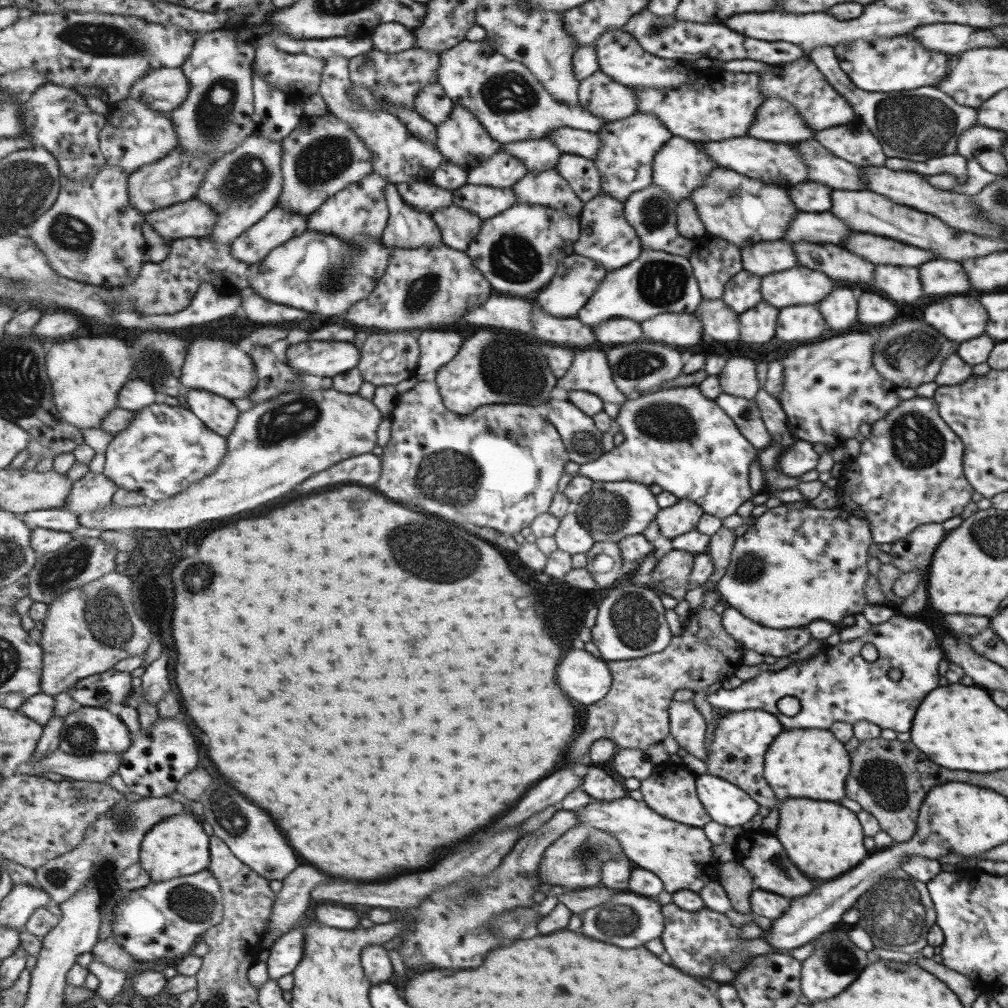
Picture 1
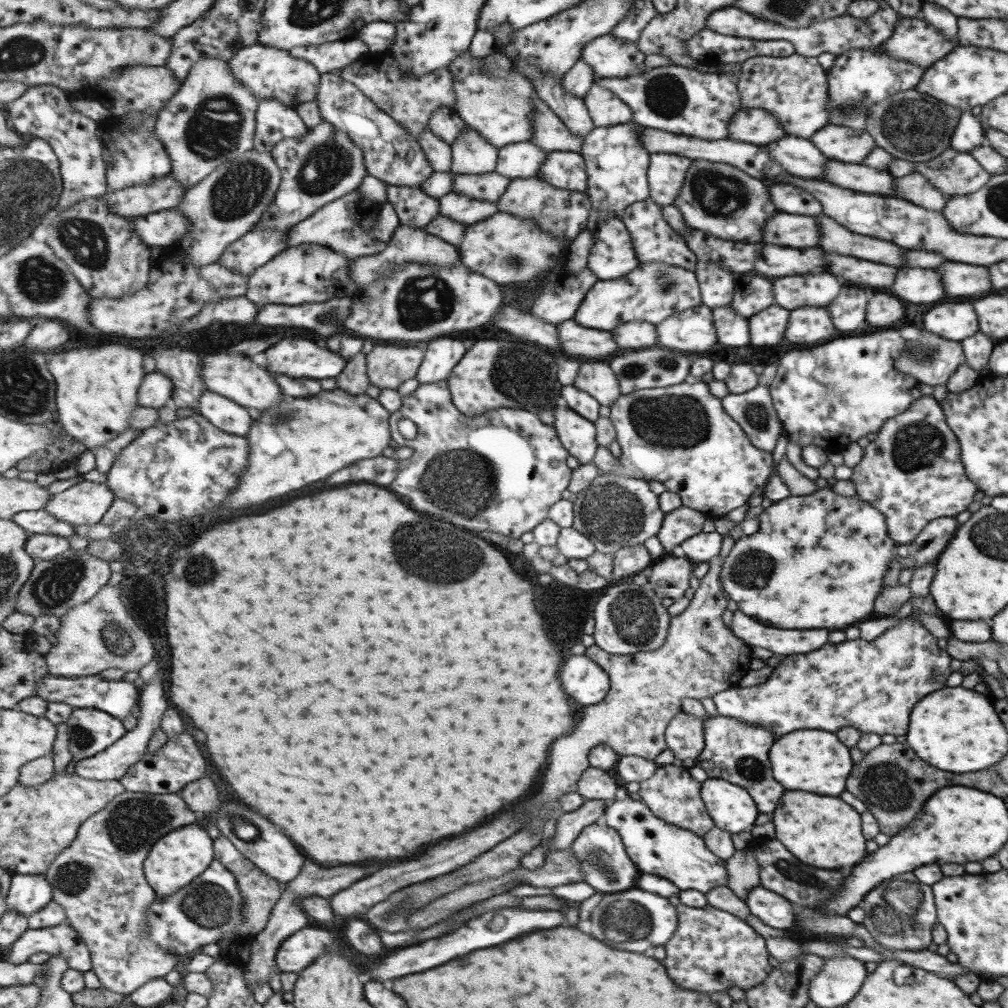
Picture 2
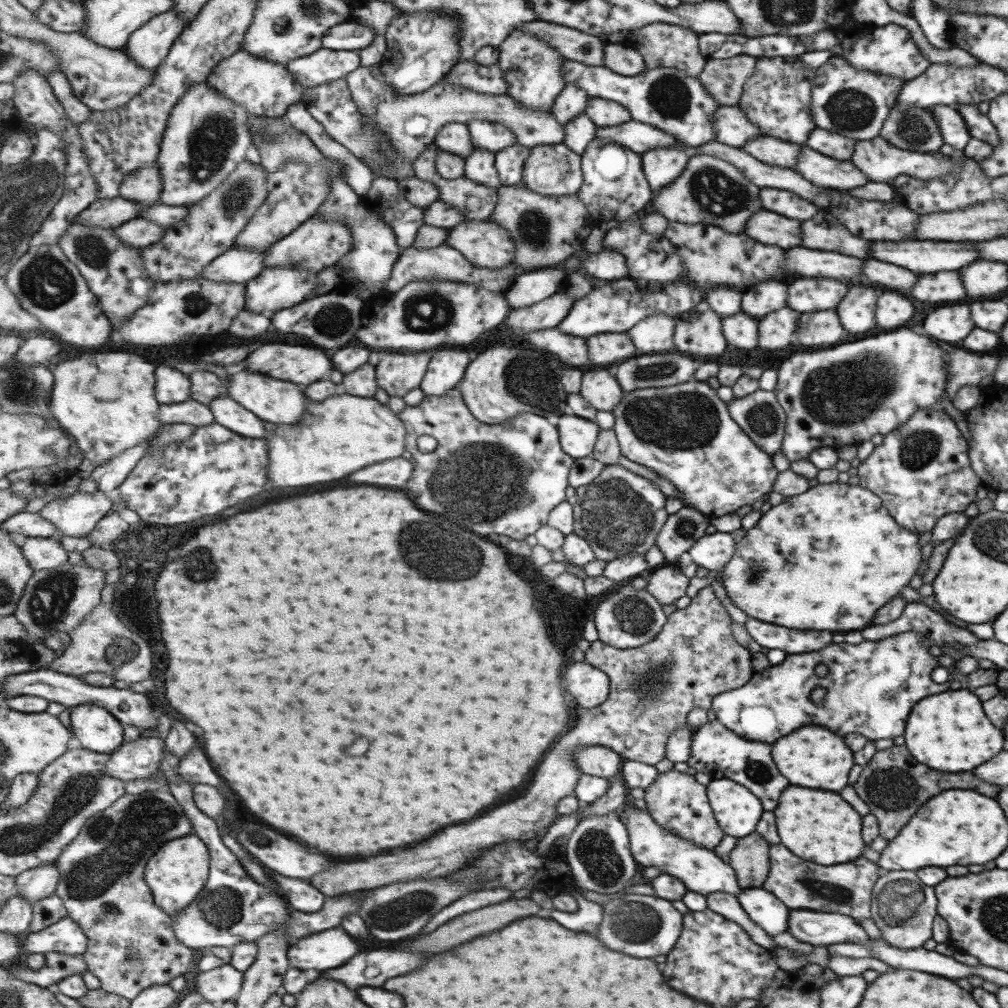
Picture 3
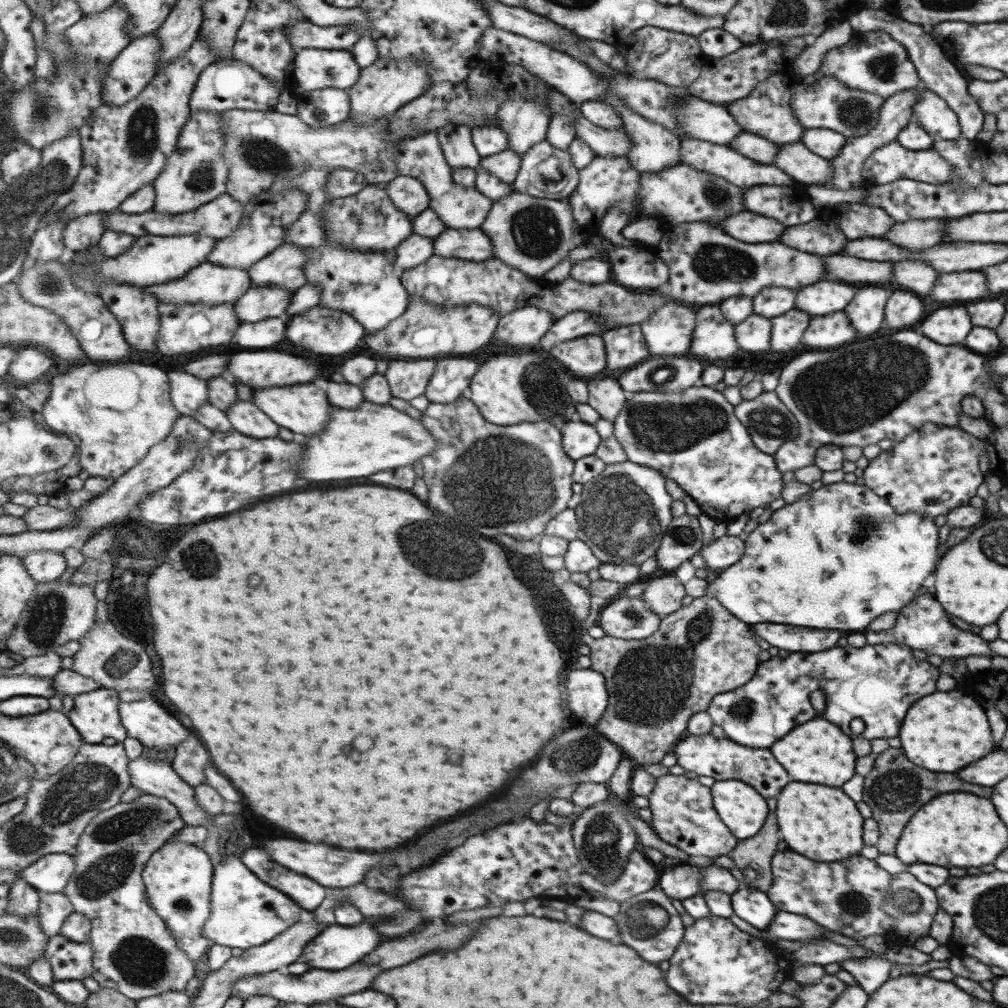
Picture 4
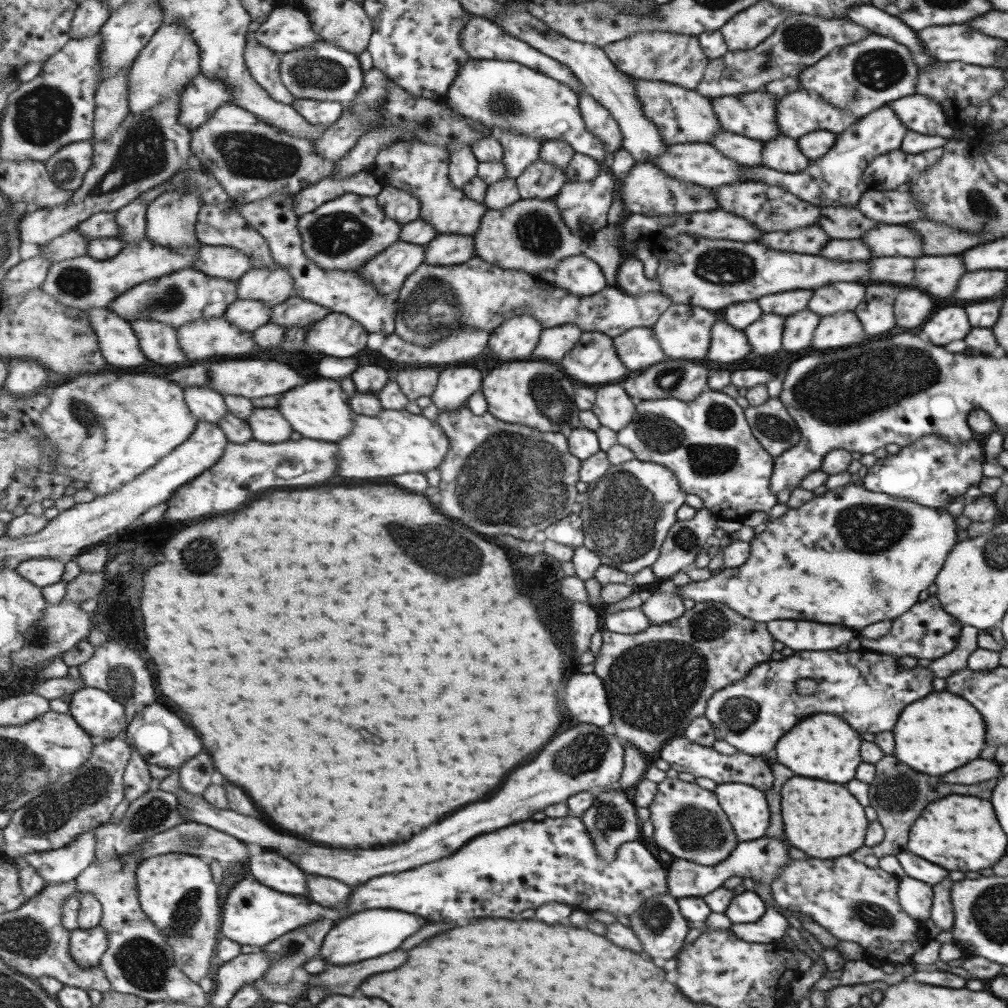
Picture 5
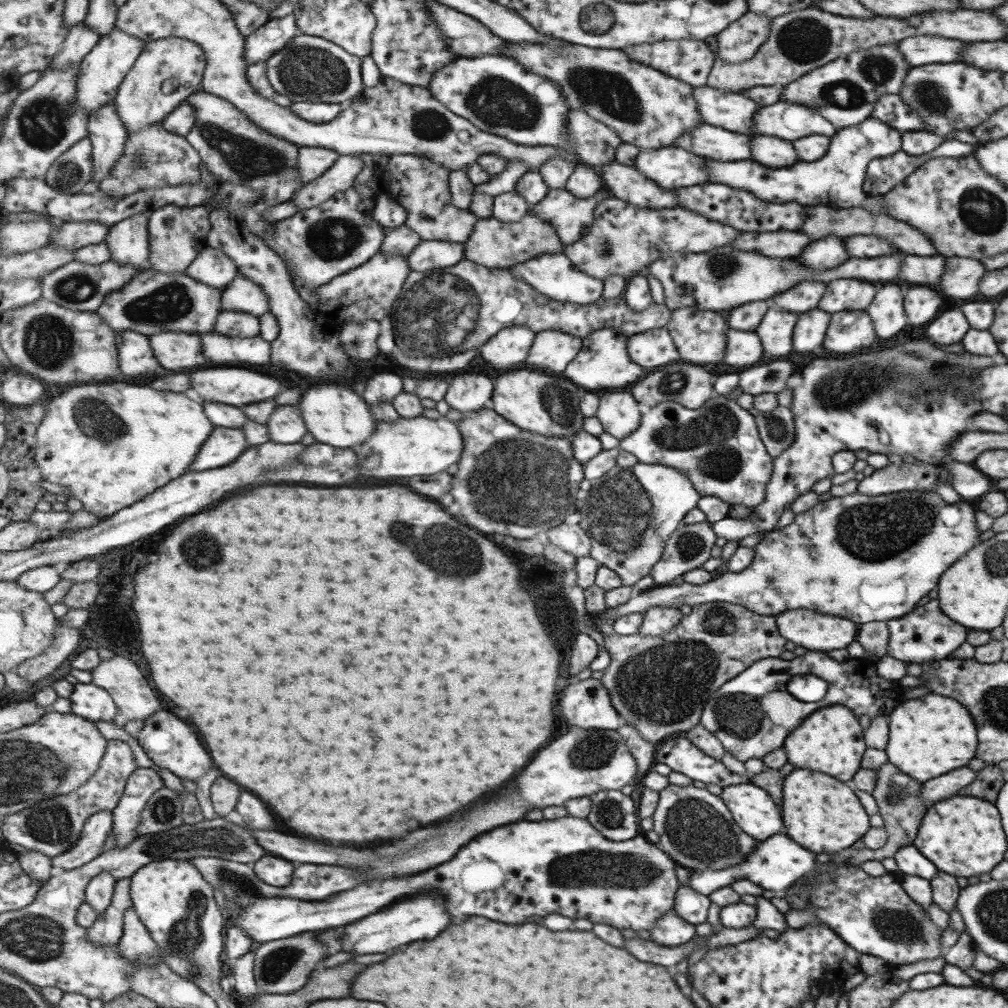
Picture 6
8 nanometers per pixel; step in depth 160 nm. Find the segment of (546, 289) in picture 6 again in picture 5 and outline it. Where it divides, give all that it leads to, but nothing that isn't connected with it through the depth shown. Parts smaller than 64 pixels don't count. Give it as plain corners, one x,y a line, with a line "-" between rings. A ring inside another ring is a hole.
575,255
537,276
556,288
564,288
575,296
591,296
607,288
601,266
588,256

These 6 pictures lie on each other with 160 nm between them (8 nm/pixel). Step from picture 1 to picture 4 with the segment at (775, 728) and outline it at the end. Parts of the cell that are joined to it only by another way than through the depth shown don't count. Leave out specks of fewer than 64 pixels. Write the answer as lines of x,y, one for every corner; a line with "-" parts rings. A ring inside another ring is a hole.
710,733
697,736
686,735
679,739
674,748
679,766
685,771
695,772
699,776
709,776
715,781
740,780
745,784
752,785
763,798
777,796
779,790
793,782
789,780
789,774
773,760
771,752
767,748
749,748
737,744
727,737
717,739

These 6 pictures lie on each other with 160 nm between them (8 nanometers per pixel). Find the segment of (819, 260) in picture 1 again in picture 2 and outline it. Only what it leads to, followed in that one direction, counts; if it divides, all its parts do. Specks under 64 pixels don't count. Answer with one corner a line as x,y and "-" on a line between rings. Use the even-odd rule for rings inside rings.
827,254
827,270
833,276
841,276
849,282
859,282
865,286
877,286
885,288
893,284
897,268
885,266
885,264
873,264
869,260
855,260
847,256
837,256
837,254

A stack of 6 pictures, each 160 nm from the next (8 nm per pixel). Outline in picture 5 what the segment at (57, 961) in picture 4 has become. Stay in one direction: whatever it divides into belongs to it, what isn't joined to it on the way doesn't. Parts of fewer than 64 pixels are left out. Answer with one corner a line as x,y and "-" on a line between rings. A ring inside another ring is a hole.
103,926
89,930
75,930
72,932
72,956
80,962
81,968
93,968
100,964
100,960
109,949
107,930

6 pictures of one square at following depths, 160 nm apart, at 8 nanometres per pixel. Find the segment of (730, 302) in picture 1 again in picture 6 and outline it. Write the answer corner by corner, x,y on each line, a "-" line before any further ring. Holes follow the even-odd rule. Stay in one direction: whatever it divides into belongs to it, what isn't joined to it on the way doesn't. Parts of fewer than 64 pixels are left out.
801,282
789,288
787,292
773,295
765,302
768,308
789,310
789,312
807,312
815,308
823,292
825,292
825,282

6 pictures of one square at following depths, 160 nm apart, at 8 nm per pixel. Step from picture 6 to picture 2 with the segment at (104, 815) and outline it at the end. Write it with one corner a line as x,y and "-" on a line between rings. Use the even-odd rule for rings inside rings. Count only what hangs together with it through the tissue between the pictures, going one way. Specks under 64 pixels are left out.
14,874
8,910
29,918
54,900
54,888
42,874

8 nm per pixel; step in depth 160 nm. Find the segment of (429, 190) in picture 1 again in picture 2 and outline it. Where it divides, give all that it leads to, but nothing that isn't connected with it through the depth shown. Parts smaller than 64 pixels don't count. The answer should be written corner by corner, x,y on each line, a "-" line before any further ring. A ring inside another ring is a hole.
389,185
387,190
400,225
426,228
440,215
440,198
429,196
419,187

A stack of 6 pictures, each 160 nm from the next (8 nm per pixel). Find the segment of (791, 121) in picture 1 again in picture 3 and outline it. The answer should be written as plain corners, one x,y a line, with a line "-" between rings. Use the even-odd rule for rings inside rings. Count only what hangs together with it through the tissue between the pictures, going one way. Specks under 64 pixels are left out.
720,105
713,114
713,128
717,128
715,140
721,144
733,144
735,148
741,148
747,140
761,136
761,132
743,114
745,113
737,105

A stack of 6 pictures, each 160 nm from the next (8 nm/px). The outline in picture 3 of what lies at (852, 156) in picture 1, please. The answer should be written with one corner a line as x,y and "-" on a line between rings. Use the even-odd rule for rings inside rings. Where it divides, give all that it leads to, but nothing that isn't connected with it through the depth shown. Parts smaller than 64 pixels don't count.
813,128
807,138
807,148
820,152
823,156
835,158
835,160
850,160
854,149
855,140
845,138
835,132
829,132
822,128

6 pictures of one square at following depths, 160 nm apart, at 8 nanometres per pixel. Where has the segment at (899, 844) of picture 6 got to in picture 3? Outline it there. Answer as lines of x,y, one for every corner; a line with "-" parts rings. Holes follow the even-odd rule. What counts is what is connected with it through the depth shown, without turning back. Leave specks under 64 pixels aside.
891,745
885,750
875,751
871,760
861,769
861,776
857,778
853,788
857,796
867,805
868,813
875,816
878,835
886,841
891,840
901,830
901,827
911,818
911,814
915,812
915,808
919,808
937,792
949,788
969,788
989,798
995,798
995,794
999,792
997,786
977,780
971,772
957,772
957,774
933,772
931,768
915,762
913,756
905,750
905,746
899,745

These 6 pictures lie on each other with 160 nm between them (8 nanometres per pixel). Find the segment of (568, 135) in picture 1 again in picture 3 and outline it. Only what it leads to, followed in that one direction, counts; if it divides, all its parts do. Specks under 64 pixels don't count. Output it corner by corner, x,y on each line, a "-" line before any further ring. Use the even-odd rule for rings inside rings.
361,66
353,71
347,78
348,88
351,90
359,110
374,124
374,128
380,130
392,146
392,150
406,158
417,160
419,155
431,143
436,142
437,133
446,124
461,122
469,124
470,120
491,120
493,122
508,125
516,133
519,144
529,147
540,144
561,144
565,142
566,130
551,110
534,110
525,108
519,100
507,95
487,95
467,89
449,85
441,80
429,91
417,95
399,95
393,91
391,85
382,76
381,80
375,78
371,67

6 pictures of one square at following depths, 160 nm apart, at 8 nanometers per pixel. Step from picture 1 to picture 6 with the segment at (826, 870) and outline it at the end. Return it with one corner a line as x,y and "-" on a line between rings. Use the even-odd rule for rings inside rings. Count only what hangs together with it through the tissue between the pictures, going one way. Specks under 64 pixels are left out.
793,770
785,776
781,794
785,834
809,852
839,852
859,840
870,827
867,821
869,815
859,804
857,796
843,782
821,772

